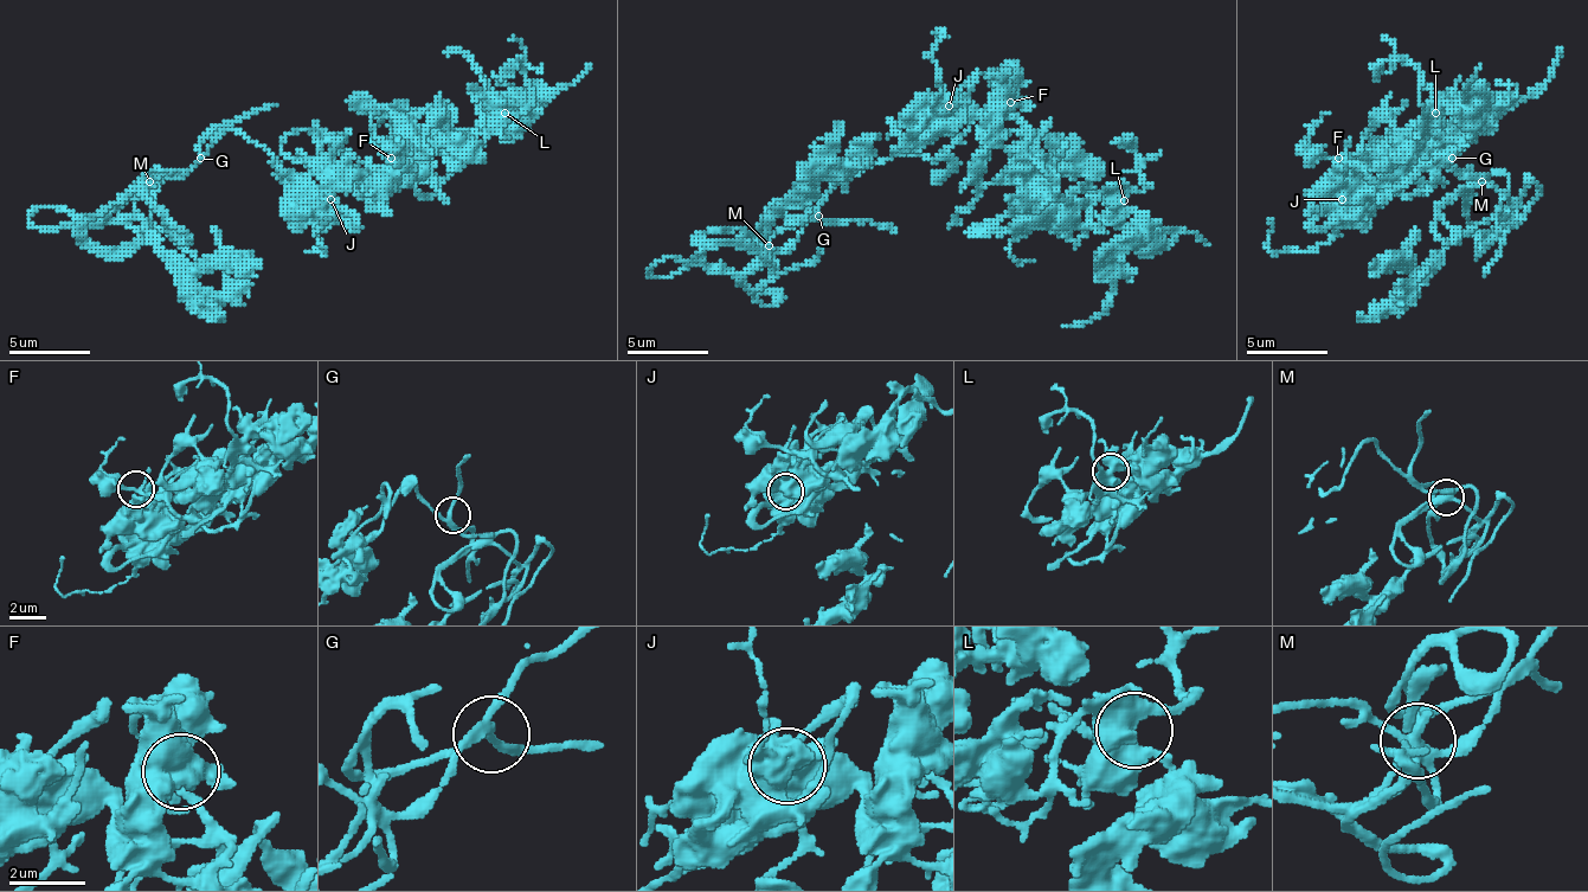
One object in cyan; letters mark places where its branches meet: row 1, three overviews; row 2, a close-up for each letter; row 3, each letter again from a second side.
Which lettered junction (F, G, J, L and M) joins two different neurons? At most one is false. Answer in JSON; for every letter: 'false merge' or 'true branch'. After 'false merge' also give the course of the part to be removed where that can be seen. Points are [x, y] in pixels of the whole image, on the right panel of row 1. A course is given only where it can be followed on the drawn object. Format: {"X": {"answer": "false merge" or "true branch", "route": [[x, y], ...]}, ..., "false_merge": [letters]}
{"F": {"answer": "true branch"}, "G": {"answer": "true branch"}, "J": {"answer": "true branch"}, "L": {"answer": "true branch"}, "M": {"answer": "true branch"}, "false_merge": []}

